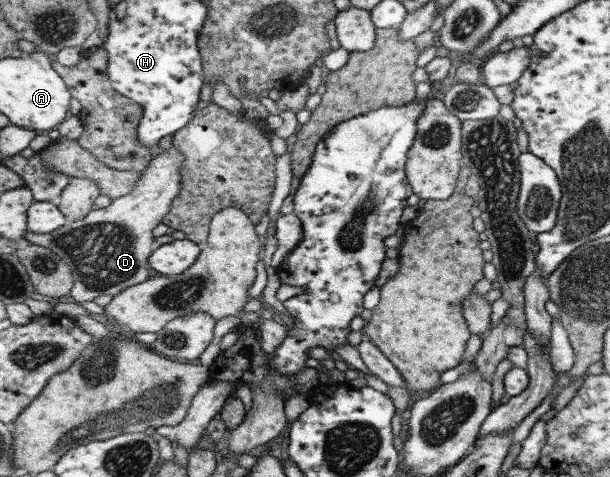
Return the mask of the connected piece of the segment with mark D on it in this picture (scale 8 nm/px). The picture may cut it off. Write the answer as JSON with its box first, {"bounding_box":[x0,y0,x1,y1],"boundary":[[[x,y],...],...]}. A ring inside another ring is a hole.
{"bounding_box":[23,146,182,303],"boundary":[[[170,146],[149,160],[130,194],[112,200],[104,209],[90,210],[80,221],[66,222],[50,233],[27,231],[23,243],[48,249],[60,258],[73,277],[69,295],[77,303],[92,301],[98,295],[117,295],[126,287],[147,280],[153,275],[147,261],[152,253],[152,231],[161,224],[162,217],[180,193],[182,160],[181,152]]]}

